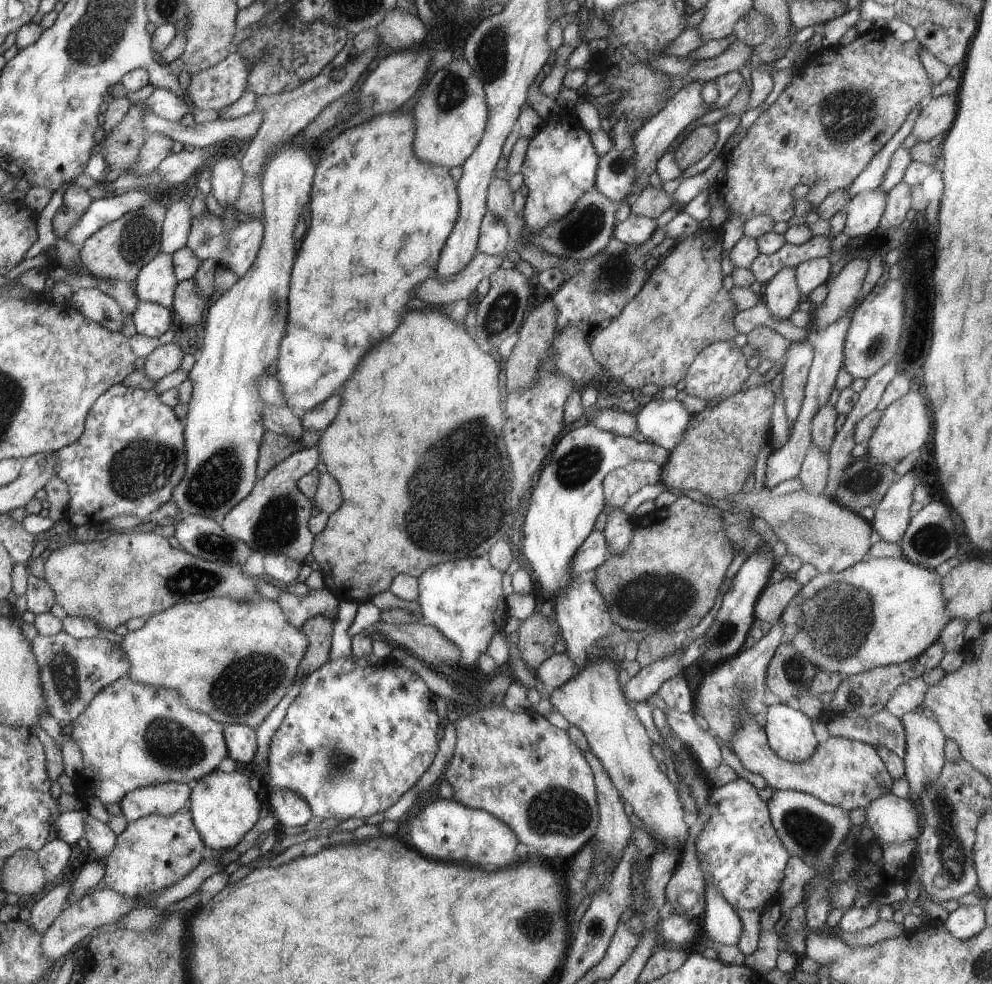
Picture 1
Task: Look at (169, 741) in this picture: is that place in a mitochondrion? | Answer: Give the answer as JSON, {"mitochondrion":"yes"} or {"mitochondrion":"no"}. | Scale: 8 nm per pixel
{"mitochondrion":"yes"}

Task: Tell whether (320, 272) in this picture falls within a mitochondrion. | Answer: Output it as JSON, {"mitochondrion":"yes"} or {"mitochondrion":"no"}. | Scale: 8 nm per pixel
{"mitochondrion":"no"}

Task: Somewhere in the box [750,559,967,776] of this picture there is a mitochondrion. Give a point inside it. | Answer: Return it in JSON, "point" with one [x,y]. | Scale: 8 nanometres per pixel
{"point":[838,620]}

